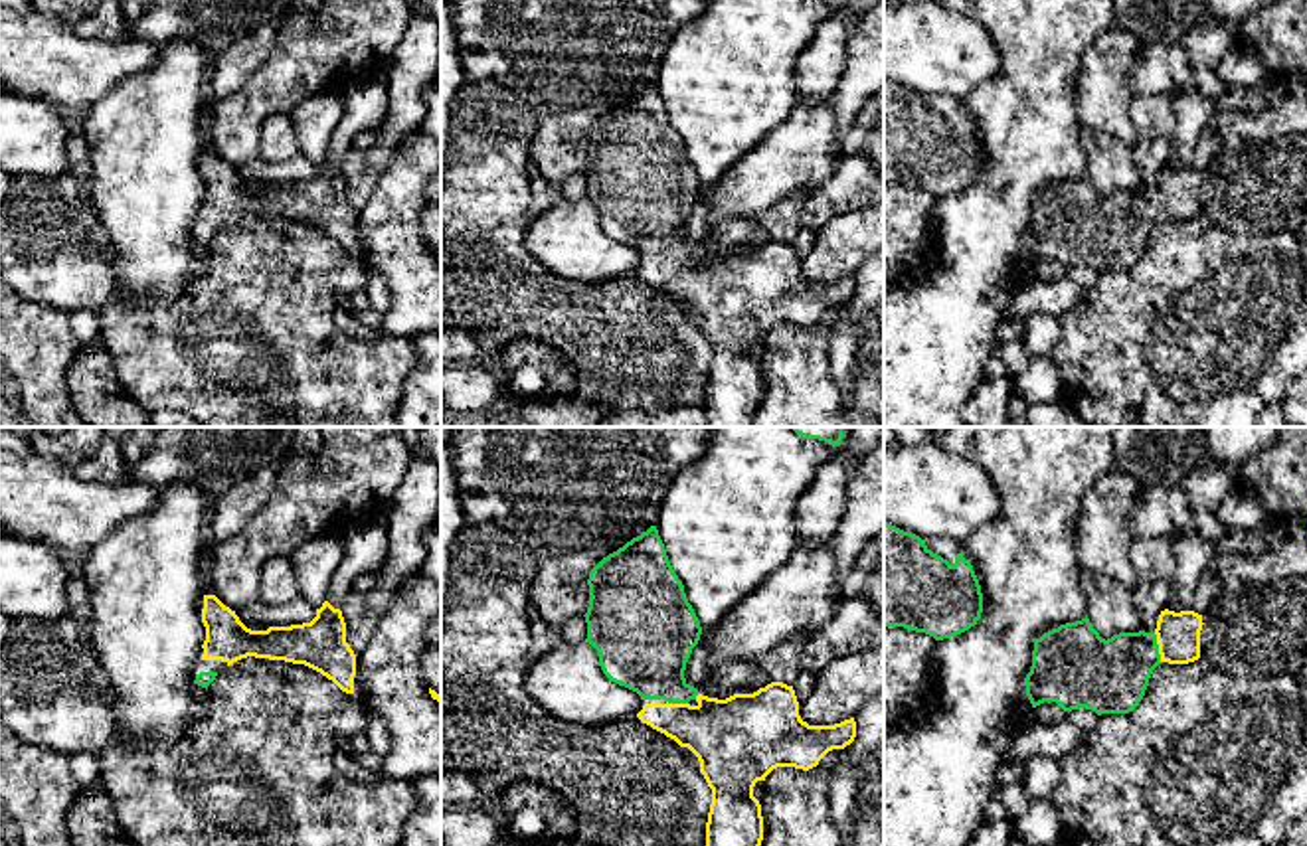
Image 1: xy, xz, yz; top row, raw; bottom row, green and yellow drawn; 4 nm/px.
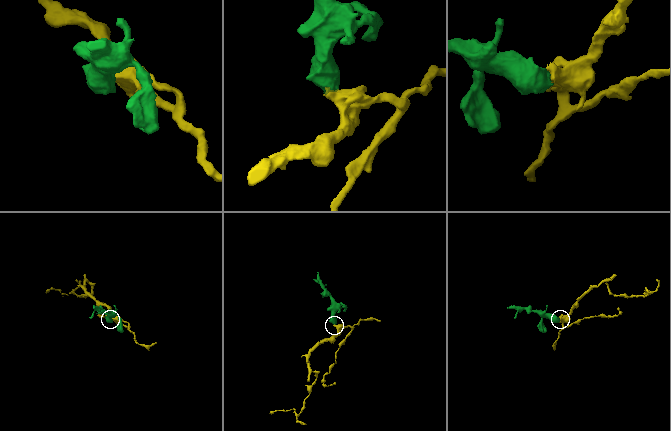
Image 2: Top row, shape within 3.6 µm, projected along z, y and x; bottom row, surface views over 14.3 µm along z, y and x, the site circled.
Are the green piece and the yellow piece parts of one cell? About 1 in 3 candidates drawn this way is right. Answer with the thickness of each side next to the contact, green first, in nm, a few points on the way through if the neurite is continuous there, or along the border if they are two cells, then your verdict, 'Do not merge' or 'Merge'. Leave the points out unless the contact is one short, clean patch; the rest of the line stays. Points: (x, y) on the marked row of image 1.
Thickness 300 nm (green) against 180 nm. Path across: yz (1108, 676), (1128, 659), (1157, 647), (1177, 633). Merge

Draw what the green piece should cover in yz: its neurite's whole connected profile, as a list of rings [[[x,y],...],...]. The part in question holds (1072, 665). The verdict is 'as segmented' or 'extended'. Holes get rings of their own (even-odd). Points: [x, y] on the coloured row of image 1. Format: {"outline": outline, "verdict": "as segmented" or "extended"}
{"outline": [[[1161,611],[1153,633],[1119,633],[1101,638],[1089,619],[1060,625],[1034,640],[1024,678],[1032,708],[1056,702],[1064,712],[1129,714],[1145,696],[1161,662],[1200,658],[1202,615]]], "verdict": "extended"}

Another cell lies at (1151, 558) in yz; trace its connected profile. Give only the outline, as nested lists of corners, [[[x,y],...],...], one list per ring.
[[[1137,536],[1129,548],[1129,559],[1137,573],[1133,603],[1141,619],[1141,631],[1155,633],[1159,615],[1173,593],[1176,559],[1169,538]]]

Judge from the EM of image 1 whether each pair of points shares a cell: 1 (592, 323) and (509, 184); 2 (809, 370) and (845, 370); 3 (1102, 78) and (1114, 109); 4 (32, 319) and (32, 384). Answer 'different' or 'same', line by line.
1: same
2: different
3: same
4: same

